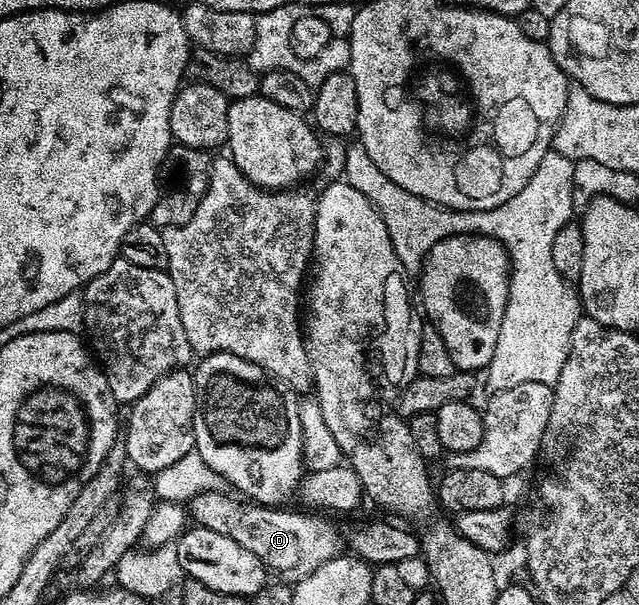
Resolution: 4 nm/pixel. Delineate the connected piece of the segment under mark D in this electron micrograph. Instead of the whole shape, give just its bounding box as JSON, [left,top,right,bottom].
[189,490,344,583]

